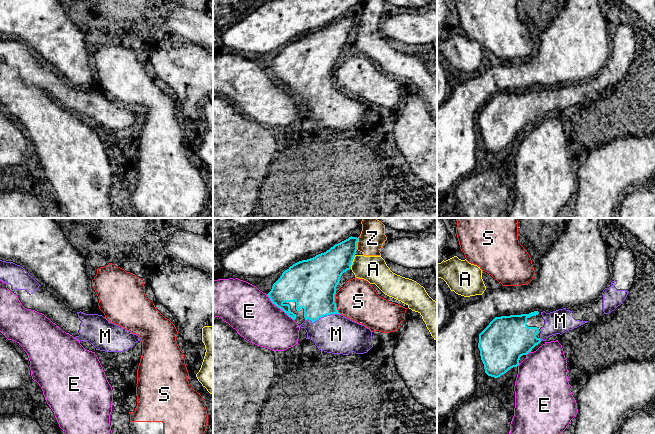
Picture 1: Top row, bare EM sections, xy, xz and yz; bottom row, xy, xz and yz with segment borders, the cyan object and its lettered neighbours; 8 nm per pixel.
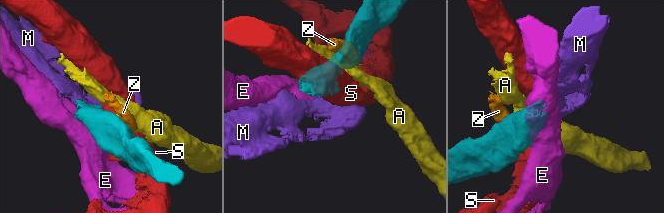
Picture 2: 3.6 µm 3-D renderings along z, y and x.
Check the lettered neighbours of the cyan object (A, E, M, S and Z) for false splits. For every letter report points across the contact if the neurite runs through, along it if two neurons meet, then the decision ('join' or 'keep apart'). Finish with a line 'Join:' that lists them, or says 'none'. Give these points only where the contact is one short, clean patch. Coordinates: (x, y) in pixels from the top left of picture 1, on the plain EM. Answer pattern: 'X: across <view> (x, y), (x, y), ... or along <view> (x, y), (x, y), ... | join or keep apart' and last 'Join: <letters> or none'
A: along xz (355, 31), (350, 44) | keep apart
E: along xz (266, 70), (273, 79), (294, 96) | keep apart
M: across xz (313, 63), (322, 92), (336, 110) | join
S: keep apart
Z: along xz (358, 14), (356, 25) | keep apart
Join: M

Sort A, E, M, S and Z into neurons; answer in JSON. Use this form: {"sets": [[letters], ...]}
{"sets": [["A", "Z"], ["E"], ["M"], ["S"]]}

